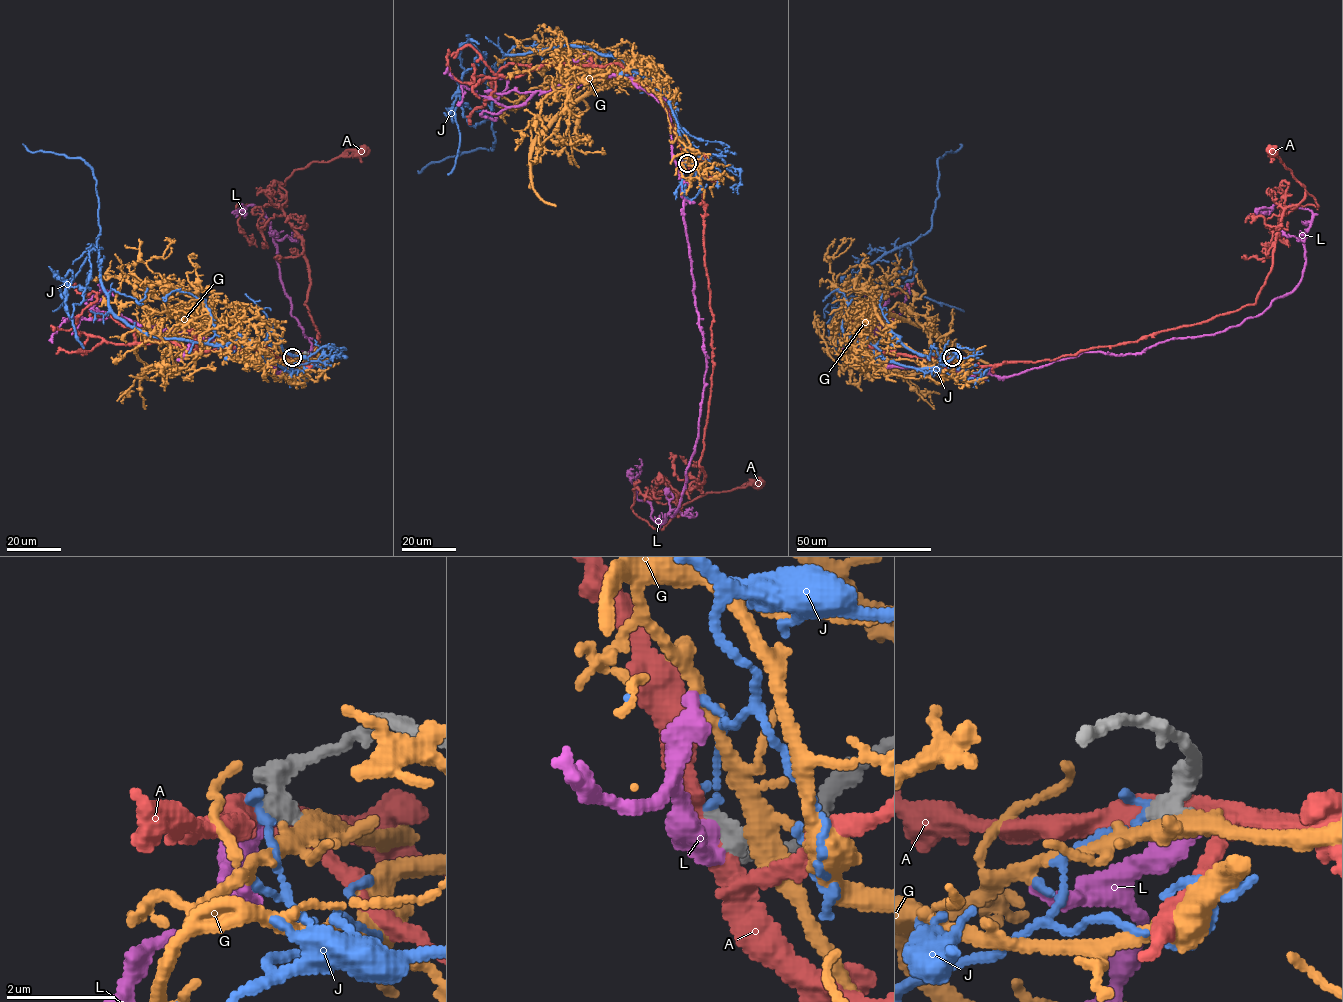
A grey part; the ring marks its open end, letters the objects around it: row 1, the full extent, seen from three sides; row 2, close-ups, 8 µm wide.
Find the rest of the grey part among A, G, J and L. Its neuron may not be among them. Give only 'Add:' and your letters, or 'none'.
Add: L

